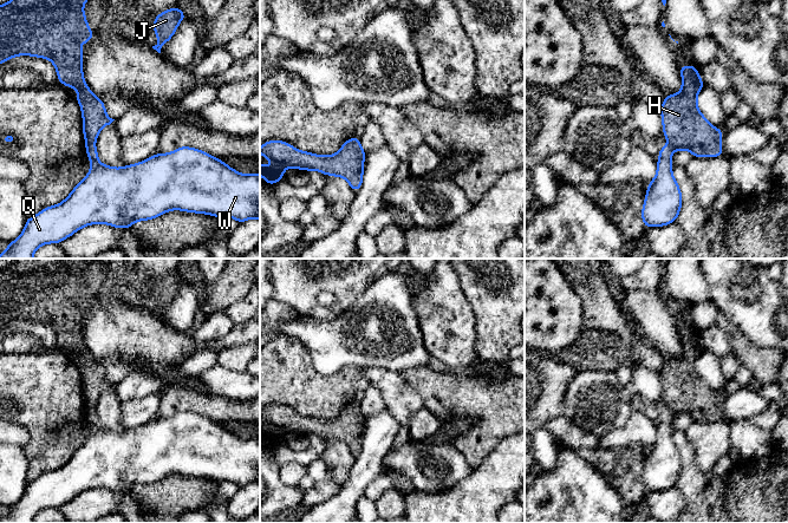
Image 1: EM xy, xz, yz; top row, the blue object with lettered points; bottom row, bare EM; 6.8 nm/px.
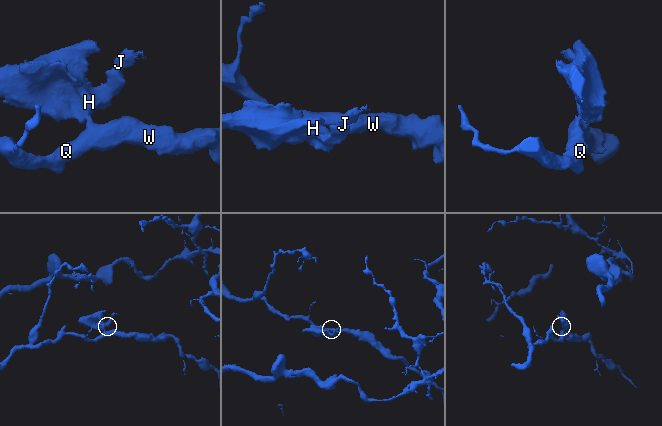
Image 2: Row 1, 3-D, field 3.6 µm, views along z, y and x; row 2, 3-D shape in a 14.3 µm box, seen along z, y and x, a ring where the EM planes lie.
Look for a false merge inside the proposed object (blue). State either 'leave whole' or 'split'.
split

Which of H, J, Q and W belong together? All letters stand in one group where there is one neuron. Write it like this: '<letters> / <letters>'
H J / Q W

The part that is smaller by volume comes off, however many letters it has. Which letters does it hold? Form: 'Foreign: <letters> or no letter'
Foreign: H, J

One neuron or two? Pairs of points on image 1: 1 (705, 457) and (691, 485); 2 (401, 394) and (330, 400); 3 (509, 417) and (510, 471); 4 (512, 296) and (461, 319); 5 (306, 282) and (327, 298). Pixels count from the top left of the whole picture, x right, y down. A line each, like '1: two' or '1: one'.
1: two
2: two
3: two
4: two
5: two

